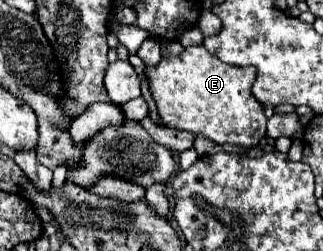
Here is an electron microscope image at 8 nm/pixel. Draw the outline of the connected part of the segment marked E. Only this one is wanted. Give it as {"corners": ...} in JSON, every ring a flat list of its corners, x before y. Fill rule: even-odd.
{"corners":[[193,45,183,47,181,55,161,53,161,61,155,67,145,67,143,75,165,125,191,133,203,133,215,143,243,147,255,147,259,145,259,139,265,137,267,117,261,103,251,93,255,67,227,65,211,55,203,45]]}

